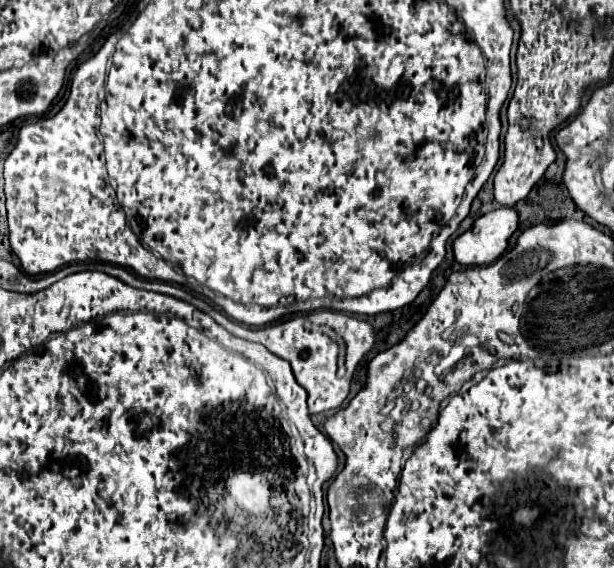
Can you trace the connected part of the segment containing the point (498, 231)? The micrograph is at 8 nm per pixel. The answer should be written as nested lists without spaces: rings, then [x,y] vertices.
[[[500,207],[478,217],[466,233],[454,239],[454,259],[460,265],[494,263],[506,251],[516,227],[518,213],[512,207]]]

